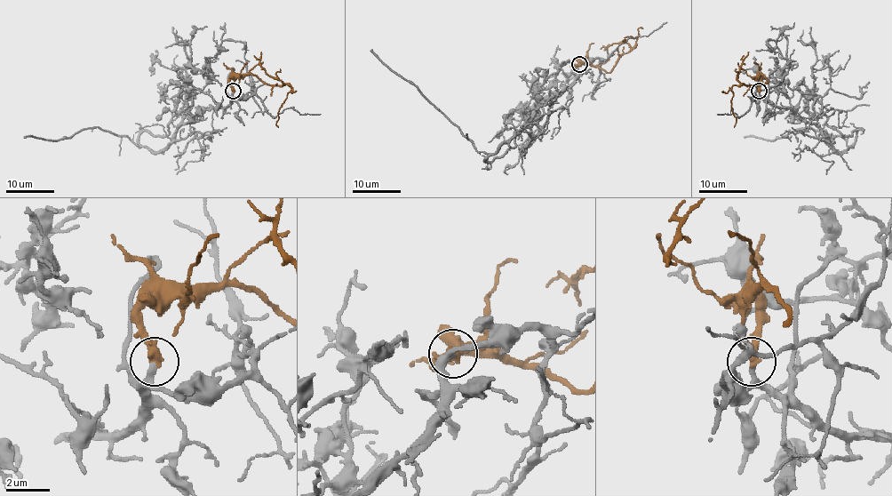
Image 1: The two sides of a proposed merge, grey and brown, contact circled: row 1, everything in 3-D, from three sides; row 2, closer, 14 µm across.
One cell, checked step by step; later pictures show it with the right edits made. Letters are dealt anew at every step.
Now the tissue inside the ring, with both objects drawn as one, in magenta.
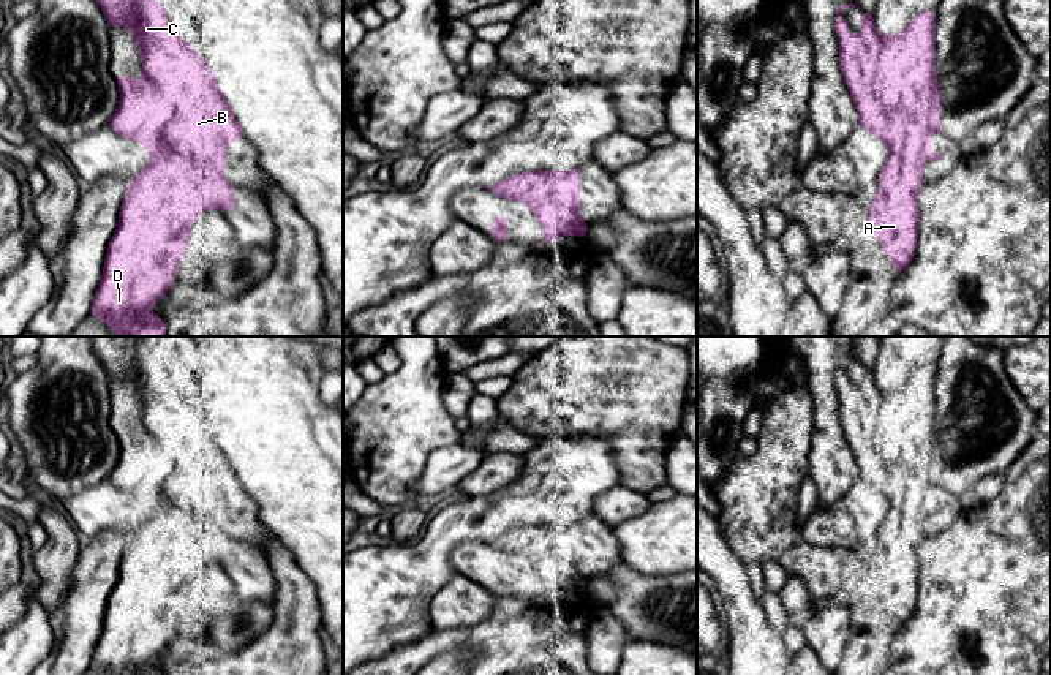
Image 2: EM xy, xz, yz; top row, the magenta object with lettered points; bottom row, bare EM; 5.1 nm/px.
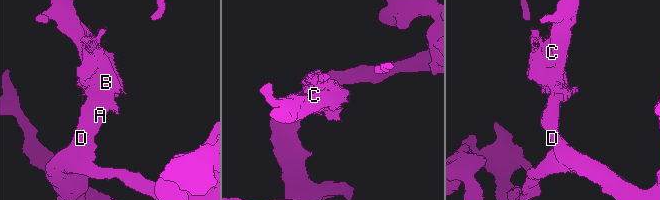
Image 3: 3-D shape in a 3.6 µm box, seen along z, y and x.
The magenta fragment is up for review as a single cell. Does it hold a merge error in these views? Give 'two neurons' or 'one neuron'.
one neuron

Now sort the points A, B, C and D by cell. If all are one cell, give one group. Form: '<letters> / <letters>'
A B C D

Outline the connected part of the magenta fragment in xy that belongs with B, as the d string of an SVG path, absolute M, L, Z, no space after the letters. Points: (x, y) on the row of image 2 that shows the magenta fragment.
M98 0L109 27L128 27L136 36L142 54L144 79L136 81L126 74L114 74L120 90L120 103L109 122L117 134L141 142L152 155L149 166L134 174L123 196L119 228L107 245L103 278L96 288L89 315L103 319L117 337L166 337L166 322L152 315L150 307L163 299L175 281L179 259L190 242L193 221L204 210L229 212L237 206L232 183L221 171L226 168L226 149L231 141L247 139L240 123L221 93L215 74L205 60L174 32L163 5L156 0Z

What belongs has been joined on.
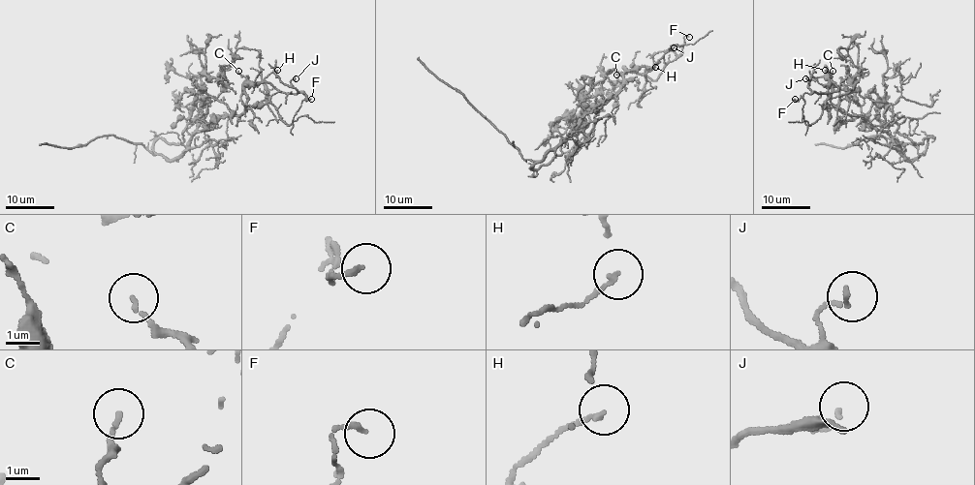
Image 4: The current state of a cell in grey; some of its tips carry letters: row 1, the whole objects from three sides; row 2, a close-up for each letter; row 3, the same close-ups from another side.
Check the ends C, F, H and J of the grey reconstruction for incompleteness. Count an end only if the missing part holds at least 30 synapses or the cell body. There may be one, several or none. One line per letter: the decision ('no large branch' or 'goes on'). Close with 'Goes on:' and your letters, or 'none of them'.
C: no large branch
F: no large branch
H: no large branch
J: no large branch
Goes on: none of them

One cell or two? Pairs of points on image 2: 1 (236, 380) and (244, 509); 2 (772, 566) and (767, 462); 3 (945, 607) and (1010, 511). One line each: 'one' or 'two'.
1: two
2: two
3: one

